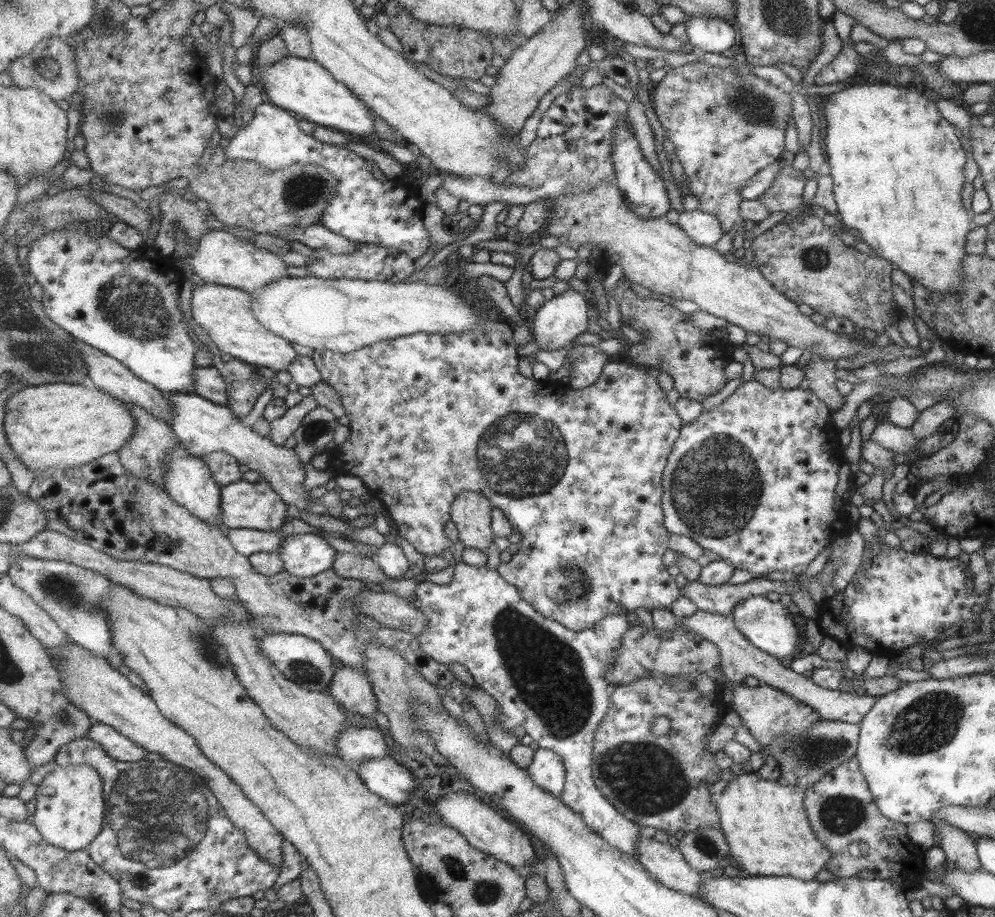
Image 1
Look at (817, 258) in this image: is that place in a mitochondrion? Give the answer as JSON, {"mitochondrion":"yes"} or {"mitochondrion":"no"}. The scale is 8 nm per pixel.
{"mitochondrion":"yes"}

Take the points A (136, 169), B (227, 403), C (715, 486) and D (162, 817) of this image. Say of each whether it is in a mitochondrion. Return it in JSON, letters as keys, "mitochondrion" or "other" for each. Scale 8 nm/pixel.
{"A":"other","B":"other","C":"mitochondrion","D":"mitochondrion"}

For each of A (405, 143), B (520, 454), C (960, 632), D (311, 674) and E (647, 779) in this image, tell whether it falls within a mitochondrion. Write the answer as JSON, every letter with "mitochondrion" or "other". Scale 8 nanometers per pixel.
{"A":"other","B":"mitochondrion","C":"other","D":"mitochondrion","E":"mitochondrion"}

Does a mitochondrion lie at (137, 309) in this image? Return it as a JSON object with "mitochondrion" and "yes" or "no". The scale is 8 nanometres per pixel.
{"mitochondrion":"yes"}

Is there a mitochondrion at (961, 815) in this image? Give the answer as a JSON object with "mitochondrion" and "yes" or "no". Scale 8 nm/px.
{"mitochondrion":"no"}

